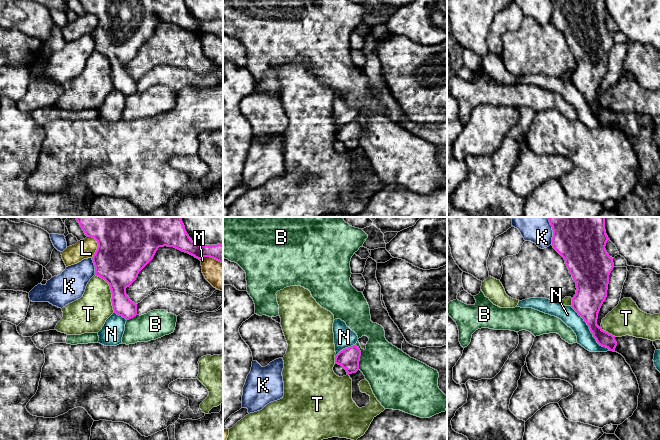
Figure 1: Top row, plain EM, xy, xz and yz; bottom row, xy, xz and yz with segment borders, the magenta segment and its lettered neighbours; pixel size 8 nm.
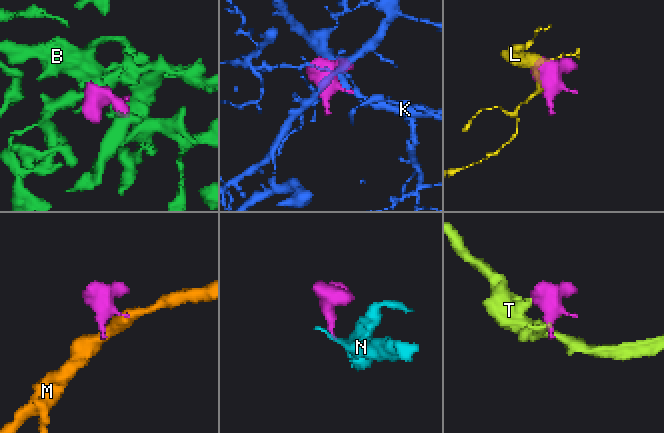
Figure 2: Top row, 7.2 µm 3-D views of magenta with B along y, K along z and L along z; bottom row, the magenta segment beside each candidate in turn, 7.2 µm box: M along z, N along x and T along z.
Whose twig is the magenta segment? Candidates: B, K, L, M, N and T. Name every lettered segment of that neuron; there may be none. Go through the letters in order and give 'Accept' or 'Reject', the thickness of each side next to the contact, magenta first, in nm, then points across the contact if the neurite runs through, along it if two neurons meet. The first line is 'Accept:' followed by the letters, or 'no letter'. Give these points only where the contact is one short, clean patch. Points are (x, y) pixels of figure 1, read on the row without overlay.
Accept: no letter
B: Reject. Thickness 170 nm (magenta) against 360 nm
K: Reject. Thickness 360 nm (magenta) against 180 nm
L: Reject. Thickness 420 nm (magenta) against 160 nm. Boundary: xy (87, 12), (91, 12), (97, 19), (97, 25), (91, 33)
M: Reject. Thickness 140 nm (magenta) against 220 nm. Boundary: xy (200, 34), (212, 33), (222, 39)
N: Reject. Thickness 240 nm (magenta) against 140 nm. Boundary: yz (570, 82), (586, 99), (595, 116), (610, 126)
T: Reject. Thickness 360 nm (magenta) against 280 nm

